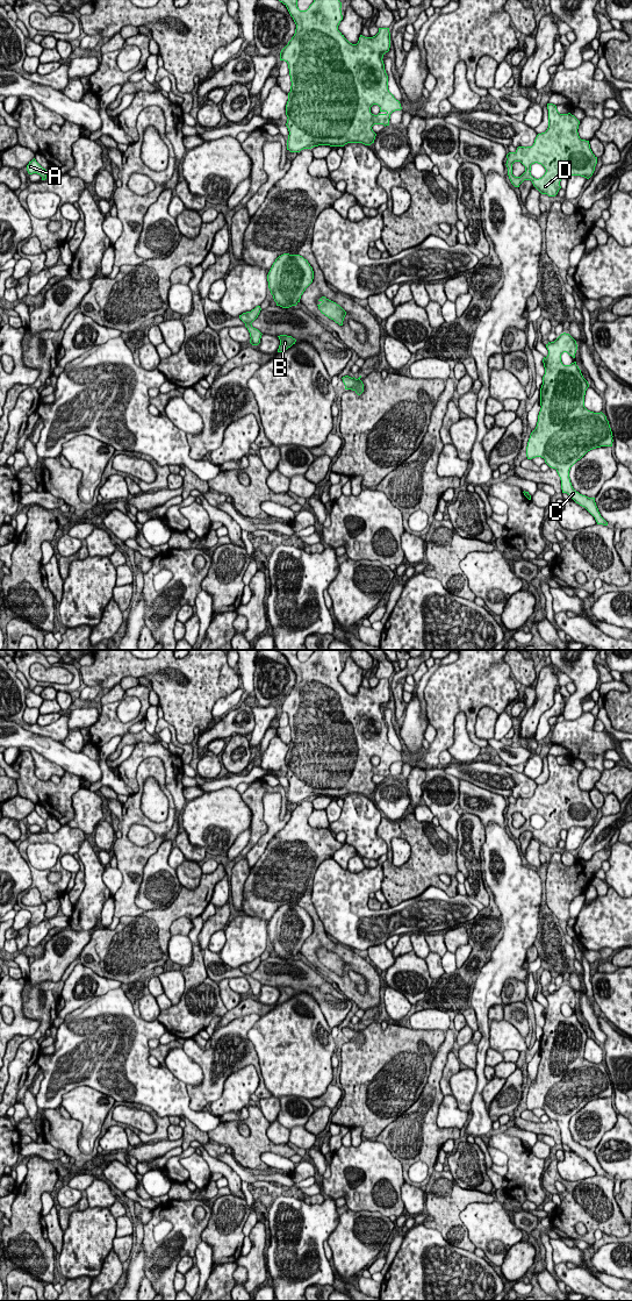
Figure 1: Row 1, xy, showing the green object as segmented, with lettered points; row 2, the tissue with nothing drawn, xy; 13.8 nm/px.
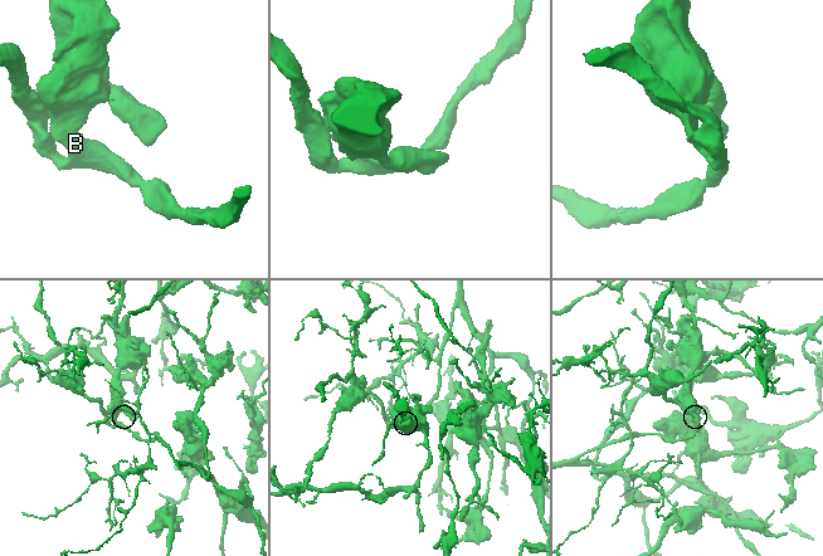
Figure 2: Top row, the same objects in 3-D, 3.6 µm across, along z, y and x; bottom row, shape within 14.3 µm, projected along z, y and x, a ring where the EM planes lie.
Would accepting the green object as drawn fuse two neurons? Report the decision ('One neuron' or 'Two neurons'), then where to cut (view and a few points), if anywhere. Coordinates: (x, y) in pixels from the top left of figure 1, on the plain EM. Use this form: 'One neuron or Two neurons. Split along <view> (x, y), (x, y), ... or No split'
One neuron. No split

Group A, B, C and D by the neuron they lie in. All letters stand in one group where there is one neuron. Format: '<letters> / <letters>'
A B C D

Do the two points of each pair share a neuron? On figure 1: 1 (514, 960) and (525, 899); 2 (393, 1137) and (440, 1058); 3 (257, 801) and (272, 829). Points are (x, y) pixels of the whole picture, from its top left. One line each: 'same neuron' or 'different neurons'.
1: same neuron
2: same neuron
3: different neurons

